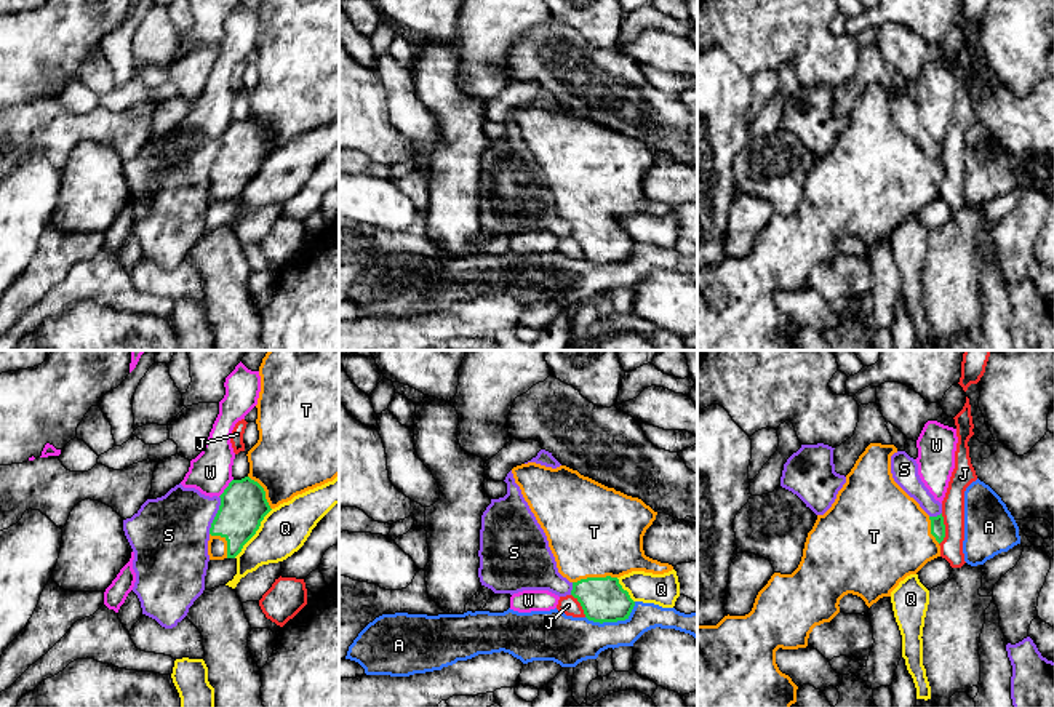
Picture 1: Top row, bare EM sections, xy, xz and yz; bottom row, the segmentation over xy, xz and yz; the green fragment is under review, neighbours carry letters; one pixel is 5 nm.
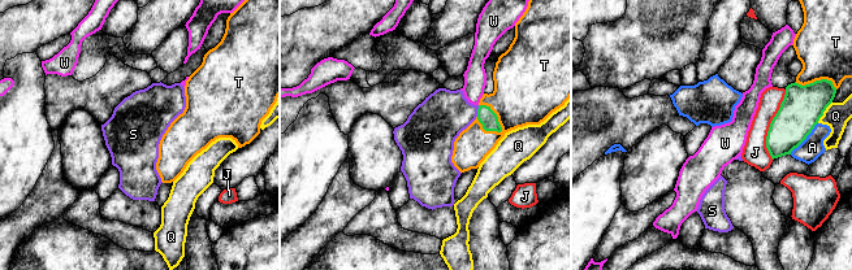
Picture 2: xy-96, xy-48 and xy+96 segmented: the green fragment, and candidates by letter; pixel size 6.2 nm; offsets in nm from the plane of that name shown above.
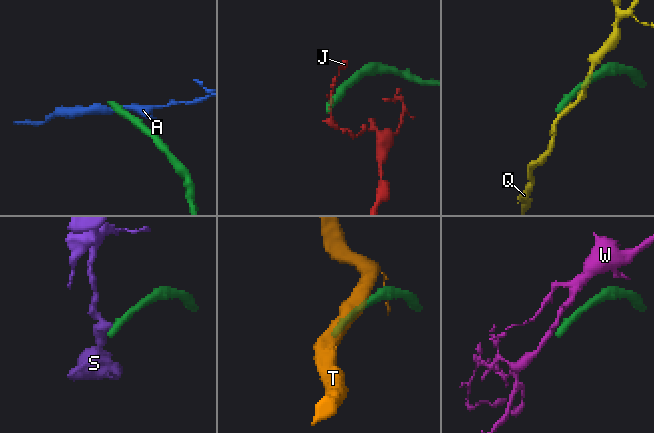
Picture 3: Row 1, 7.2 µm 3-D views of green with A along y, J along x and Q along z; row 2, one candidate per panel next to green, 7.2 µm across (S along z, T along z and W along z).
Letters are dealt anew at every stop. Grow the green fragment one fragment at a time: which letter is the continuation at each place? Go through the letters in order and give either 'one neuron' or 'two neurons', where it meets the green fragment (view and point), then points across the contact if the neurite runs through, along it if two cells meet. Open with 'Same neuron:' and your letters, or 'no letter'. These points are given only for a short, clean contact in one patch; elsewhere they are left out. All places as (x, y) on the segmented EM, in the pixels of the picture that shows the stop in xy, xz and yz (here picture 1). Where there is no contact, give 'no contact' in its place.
Same neuron: T
A: two neurons | xz (613, 621) | along xz (635, 602), (624, 619), (594, 623), (586, 616)
J: two neurons | yz (944, 530) | along yz (942, 514), (944, 539), (939, 544)
Q: two neurons | xy (255, 533) | along xy (272, 509), (256, 533), (234, 557)
S: two neurons | xy (216, 515) | along xy (219, 496), (219, 509), (208, 533)
T: one neuron | xz (594, 578)
W: two neurons | xy (226, 488) | along xy (232, 479), (218, 496)

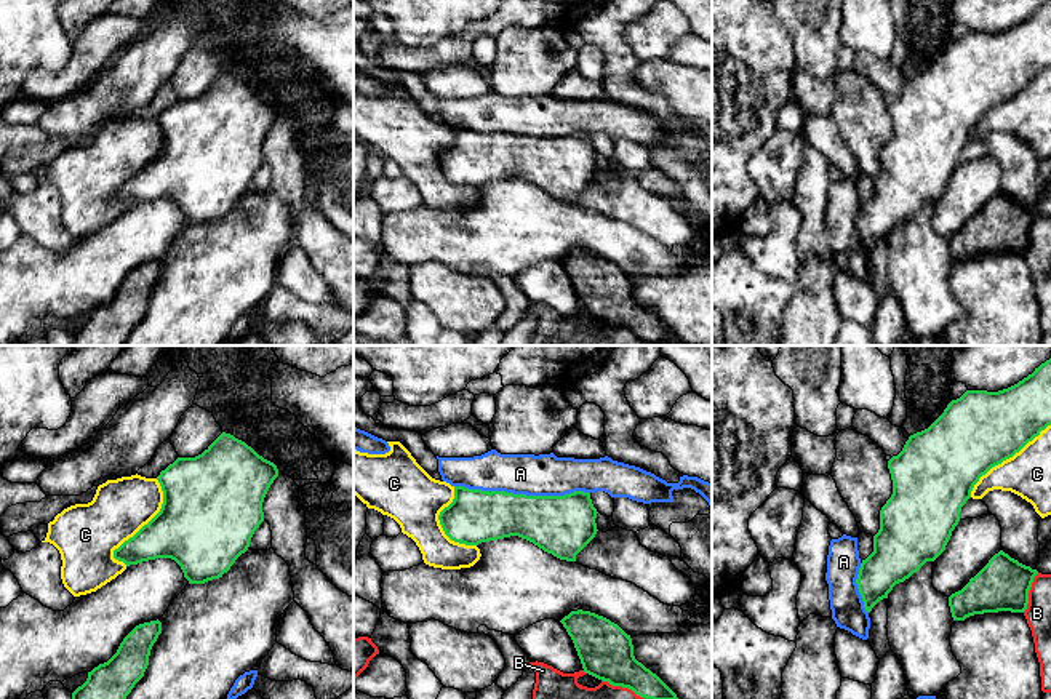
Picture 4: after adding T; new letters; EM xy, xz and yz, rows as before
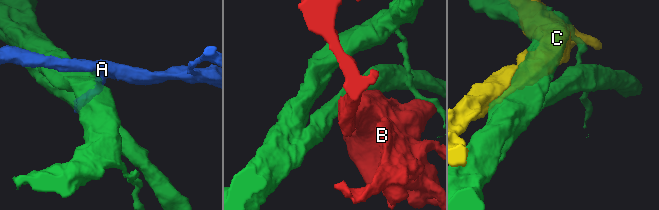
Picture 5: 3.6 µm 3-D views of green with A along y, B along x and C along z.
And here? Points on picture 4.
Same neuron: no letter
A: two neurons | xz (522, 495)
B: two neurons | yz (1027, 592)
C: two neurons | xy (144, 525)

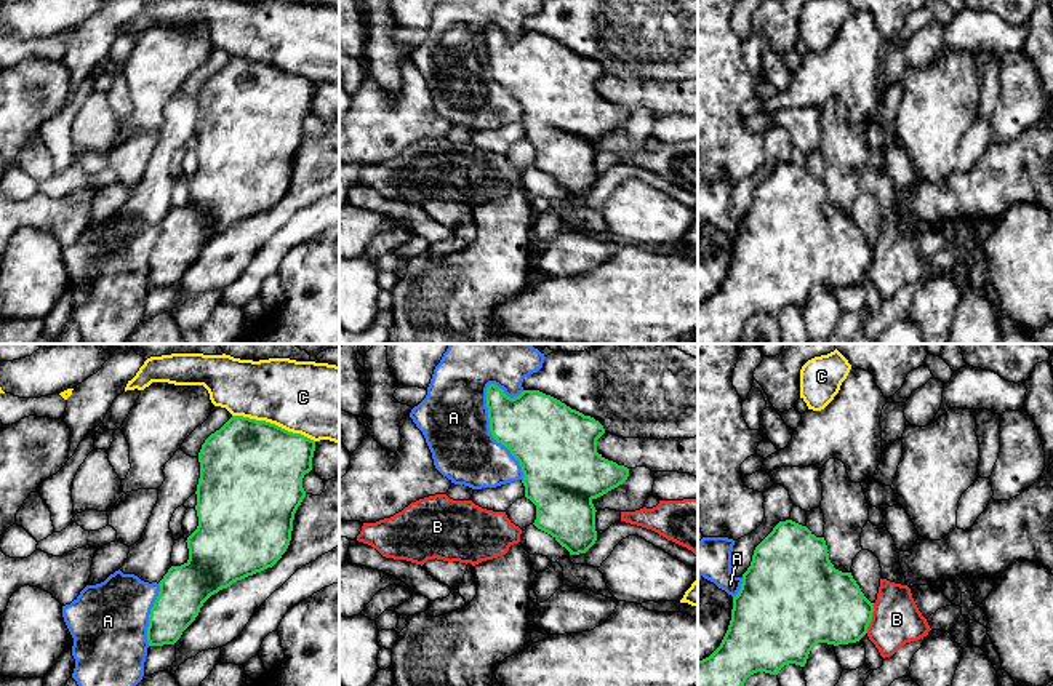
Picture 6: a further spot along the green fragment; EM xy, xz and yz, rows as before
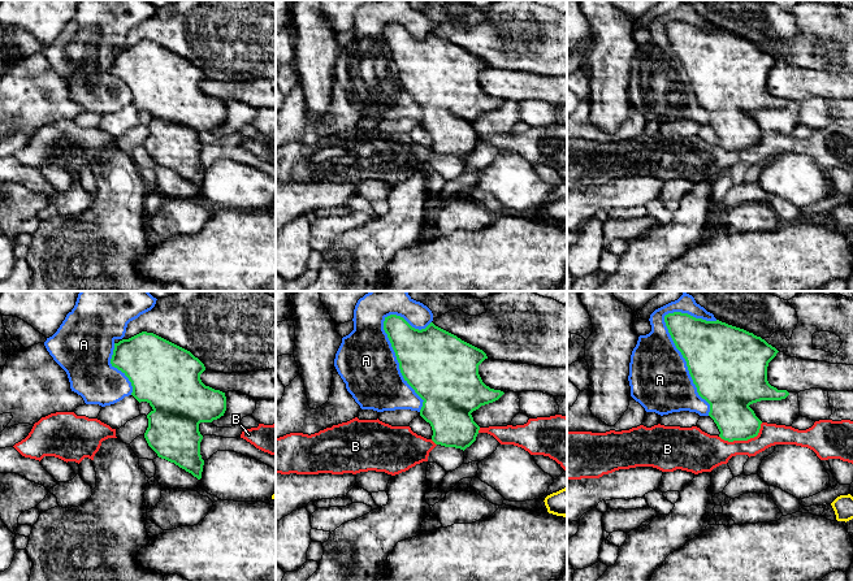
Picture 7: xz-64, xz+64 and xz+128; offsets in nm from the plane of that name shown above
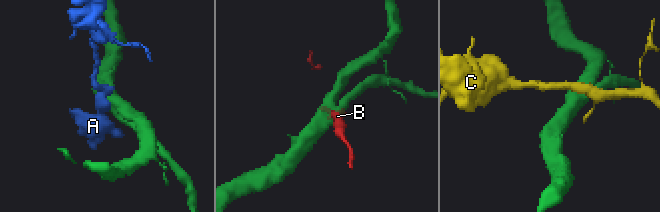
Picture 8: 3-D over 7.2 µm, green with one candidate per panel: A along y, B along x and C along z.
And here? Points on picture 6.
Same neuron: no letter
A: two neurons | xz (490, 430)
B: two neurons | yz (871, 618) | along yz (874, 603), (866, 632)
C: two neurons | xy (274, 424)

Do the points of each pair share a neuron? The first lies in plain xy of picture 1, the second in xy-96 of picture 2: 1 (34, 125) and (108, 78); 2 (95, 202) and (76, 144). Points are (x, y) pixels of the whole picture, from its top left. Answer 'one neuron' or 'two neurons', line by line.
1: one neuron
2: one neuron

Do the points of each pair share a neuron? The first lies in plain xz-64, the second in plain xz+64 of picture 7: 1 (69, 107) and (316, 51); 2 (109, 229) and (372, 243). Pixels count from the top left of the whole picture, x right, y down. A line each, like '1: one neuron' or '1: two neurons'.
1: two neurons
2: one neuron

